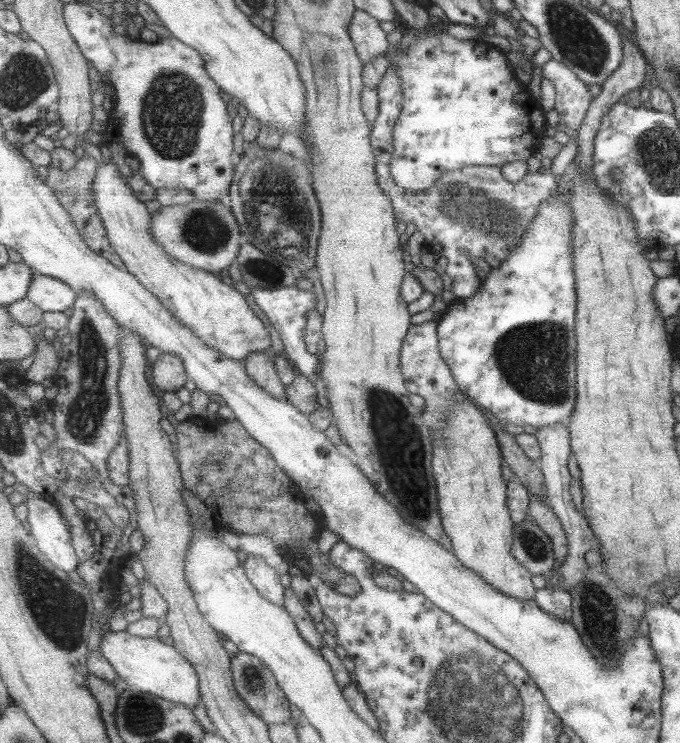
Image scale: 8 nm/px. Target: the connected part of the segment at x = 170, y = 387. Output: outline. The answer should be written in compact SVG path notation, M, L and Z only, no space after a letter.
M160 354L152 371L154 385L164 393L176 393L190 381L184 361L177 354Z

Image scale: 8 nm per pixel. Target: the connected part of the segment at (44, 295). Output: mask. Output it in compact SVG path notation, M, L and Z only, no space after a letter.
M36 272L27 294L44 312L65 312L75 306L77 297L77 291L65 281Z

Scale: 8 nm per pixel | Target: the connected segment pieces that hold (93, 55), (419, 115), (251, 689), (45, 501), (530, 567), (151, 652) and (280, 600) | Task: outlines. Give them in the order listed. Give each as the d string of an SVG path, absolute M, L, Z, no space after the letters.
M81 1L67 3L64 7L64 15L66 16L66 23L71 34L74 35L75 40L81 46L83 54L86 55L87 60L95 66L99 74L108 74L109 80L114 86L116 104L109 112L109 128L105 133L105 140L107 142L122 145L129 155L137 157L141 162L139 170L149 181L149 184L153 184L155 188L183 187L193 191L193 195L195 195L195 198L199 200L220 201L222 195L225 194L225 190L227 190L227 188L230 190L235 176L236 157L233 152L233 136L235 136L235 132L233 132L233 116L229 114L227 102L221 98L222 88L211 74L209 74L209 71L206 68L206 59L202 57L202 54L195 47L189 46L186 42L175 38L173 35L166 38L159 38L155 42L145 42L143 41L143 38L129 38L127 33L113 33L113 23L109 16L103 15L94 4L84 3Z
M431 29L429 33L419 35L419 41L415 45L411 45L409 49L405 49L405 51L399 50L401 50L401 47L396 45L388 51L390 64L397 68L399 78L403 78L403 96L405 96L403 110L394 130L396 146L393 160L391 161L391 174L394 175L395 181L399 183L399 186L415 191L418 194L422 190L429 189L447 171L461 169L464 166L483 165L500 167L503 164L507 164L507 162L515 162L515 160L526 162L527 158L538 152L541 139L544 138L543 112L539 109L536 99L531 95L527 85L521 83L513 75L515 68L509 64L504 51L476 38L459 40L453 38L448 30L439 31L434 29Z
M240 650L232 661L231 668L234 674L235 687L237 687L243 700L247 702L247 705L255 713L261 715L269 726L291 722L291 708L289 708L289 703L291 702L283 688L281 688L281 685L279 685L273 670L258 656Z
M30 491L26 500L29 505L29 518L25 521L29 536L37 540L39 550L50 558L55 566L71 572L77 570L81 562L72 541L72 531L65 524L67 518L48 496Z
M530 518L513 523L511 556L524 566L529 574L547 577L555 566L555 556L550 538Z
M109 631L104 634L100 649L111 661L118 676L125 680L130 688L167 698L171 702L181 702L193 709L202 702L198 670L174 644L170 646L159 638L143 638L126 631Z
M251 554L247 557L243 566L246 567L247 576L263 596L277 606L285 606L285 588L281 584L280 572L265 562L265 558Z

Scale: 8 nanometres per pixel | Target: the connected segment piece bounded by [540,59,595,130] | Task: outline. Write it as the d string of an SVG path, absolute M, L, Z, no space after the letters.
M550 59L541 68L541 74L554 86L556 94L554 108L567 128L577 130L589 108L595 90L590 90L567 68Z

